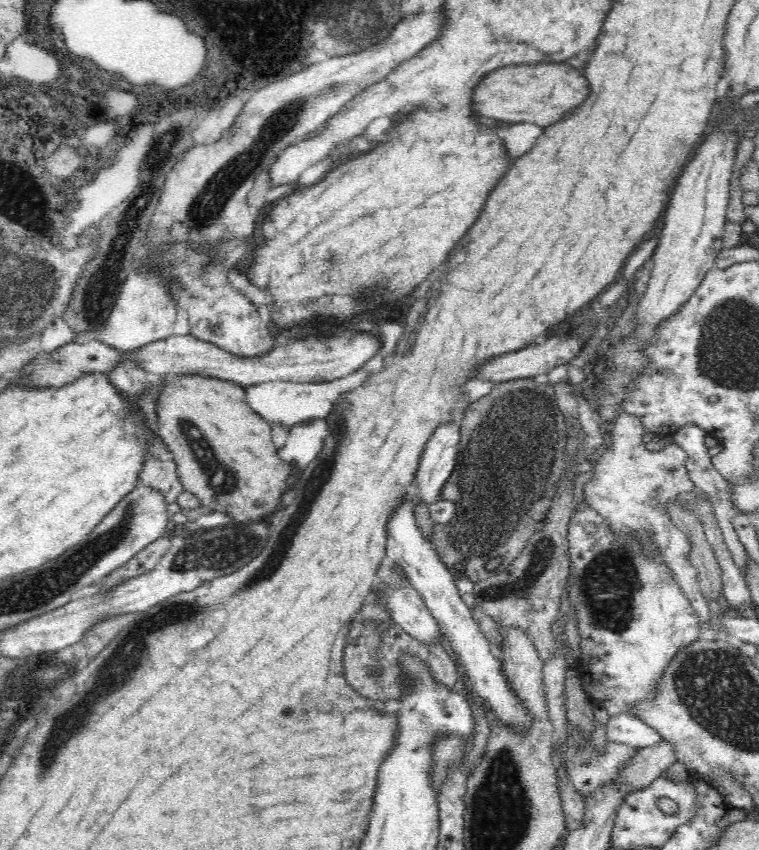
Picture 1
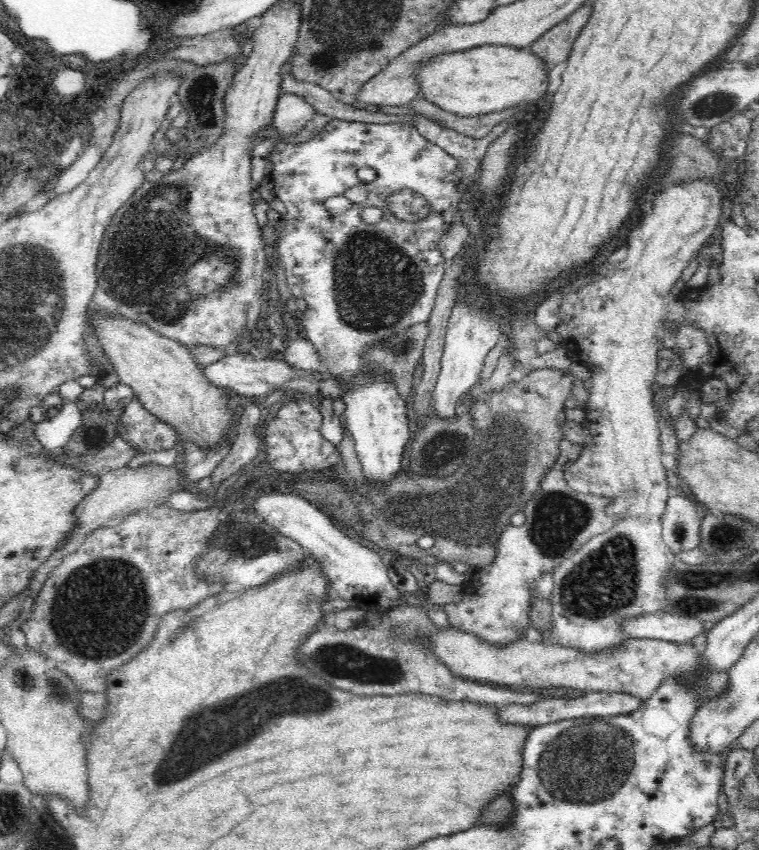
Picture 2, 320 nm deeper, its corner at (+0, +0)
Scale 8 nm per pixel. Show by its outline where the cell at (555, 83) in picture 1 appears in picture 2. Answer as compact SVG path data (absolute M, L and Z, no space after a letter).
M480 45L463 51L446 51L429 58L415 70L417 92L446 112L476 116L511 106L524 109L544 96L548 72L544 61L527 49L512 46Z

